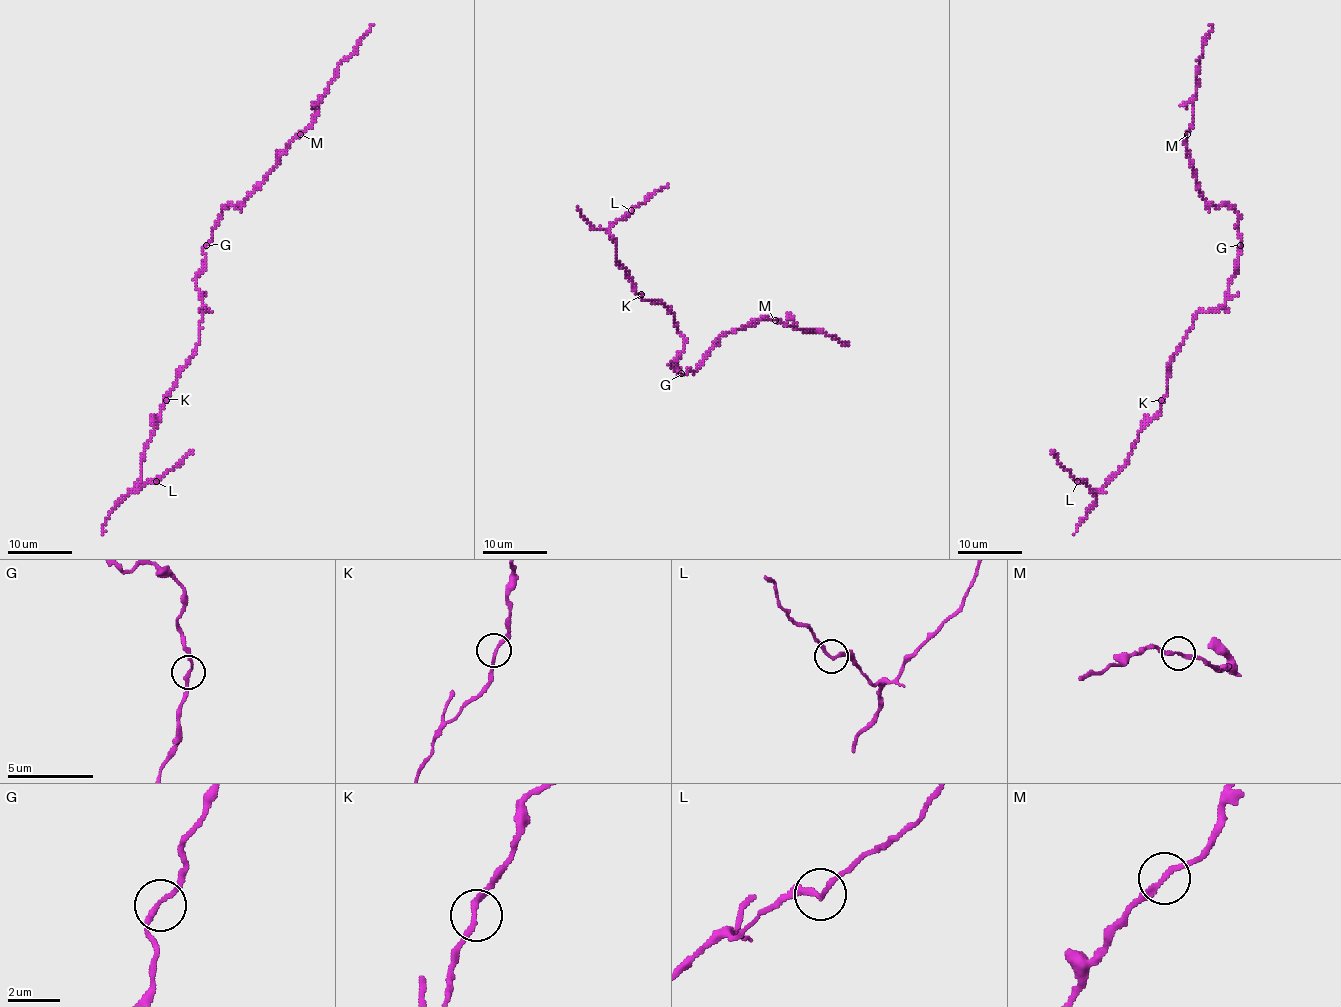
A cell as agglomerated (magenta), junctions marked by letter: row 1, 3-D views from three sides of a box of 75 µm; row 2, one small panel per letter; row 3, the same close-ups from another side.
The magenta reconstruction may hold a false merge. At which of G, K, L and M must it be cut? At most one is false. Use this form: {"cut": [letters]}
{"cut": []}

